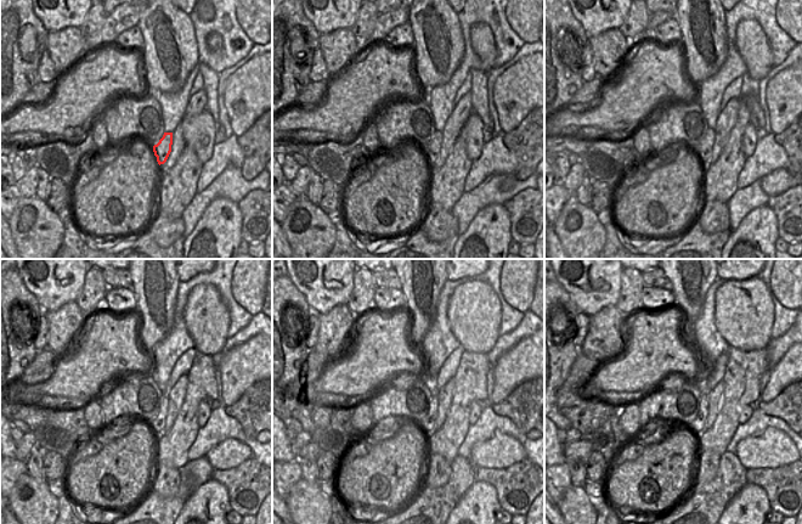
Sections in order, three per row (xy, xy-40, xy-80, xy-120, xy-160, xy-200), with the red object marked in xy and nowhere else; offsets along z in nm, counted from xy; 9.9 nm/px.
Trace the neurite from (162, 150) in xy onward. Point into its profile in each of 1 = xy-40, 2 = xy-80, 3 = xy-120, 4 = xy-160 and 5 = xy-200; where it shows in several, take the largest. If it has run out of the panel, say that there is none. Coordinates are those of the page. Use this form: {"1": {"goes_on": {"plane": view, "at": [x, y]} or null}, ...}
{"1": {"goes_on": {"plane": "xy-40", "at": [431, 150]}}, "2": {"goes_on": {"plane": "xy-80", "at": [704, 150]}}, "3": {"goes_on": {"plane": "xy-120", "at": [157, 424]}}, "4": {"goes_on": {"plane": "xy-160", "at": [427, 423]}}, "5": {"goes_on": {"plane": "xy-200", "at": [696, 426]}}}

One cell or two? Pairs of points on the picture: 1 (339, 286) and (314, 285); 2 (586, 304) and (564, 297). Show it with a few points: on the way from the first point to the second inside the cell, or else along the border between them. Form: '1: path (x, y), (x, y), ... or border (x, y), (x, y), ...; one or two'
1: path (333, 286), (320, 285); one
2: border (557, 281), (580, 311); two

